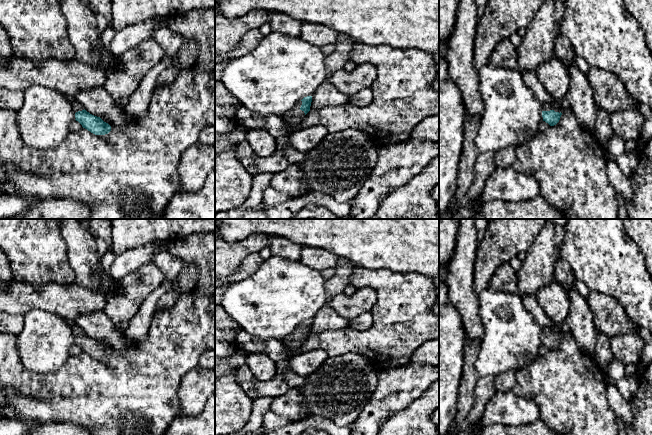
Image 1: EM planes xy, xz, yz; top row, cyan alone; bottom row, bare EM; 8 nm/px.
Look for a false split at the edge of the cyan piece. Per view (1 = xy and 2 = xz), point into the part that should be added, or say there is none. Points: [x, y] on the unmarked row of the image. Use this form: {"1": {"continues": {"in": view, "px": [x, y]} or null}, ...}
{"1": {"continues": {"in": "xy", "px": [78, 331]}}, "2": {"continues": {"in": "xz", "px": [294, 339]}}}

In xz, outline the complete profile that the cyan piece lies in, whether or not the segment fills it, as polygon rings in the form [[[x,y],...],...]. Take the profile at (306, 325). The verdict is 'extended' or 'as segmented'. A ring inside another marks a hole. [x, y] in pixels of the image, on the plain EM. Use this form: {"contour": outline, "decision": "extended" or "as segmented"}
{"contour": [[[312,320],[304,321],[297,329],[288,334],[281,341],[290,347],[301,346],[304,340],[310,335]]], "decision": "extended"}

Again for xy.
{"contour": [[[75,324],[75,342],[83,352],[95,359],[105,359],[111,355],[111,350],[108,347],[87,336],[78,324]]], "decision": "extended"}

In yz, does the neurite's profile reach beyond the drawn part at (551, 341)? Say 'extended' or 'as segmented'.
extended

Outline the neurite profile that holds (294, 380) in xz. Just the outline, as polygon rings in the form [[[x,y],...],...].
[[[285,364],[278,366],[276,373],[280,373],[291,388],[299,389],[306,384],[306,377],[294,373],[292,370],[287,368]]]

